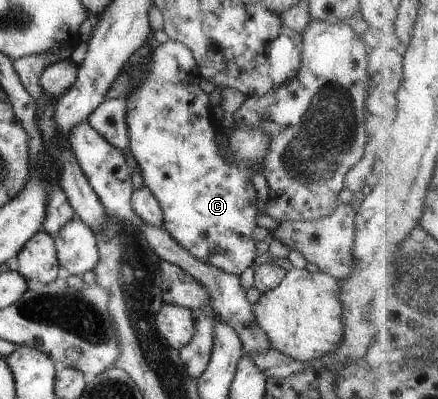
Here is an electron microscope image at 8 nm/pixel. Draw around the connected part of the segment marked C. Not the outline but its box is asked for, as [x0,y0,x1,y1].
[123,40,270,277]

